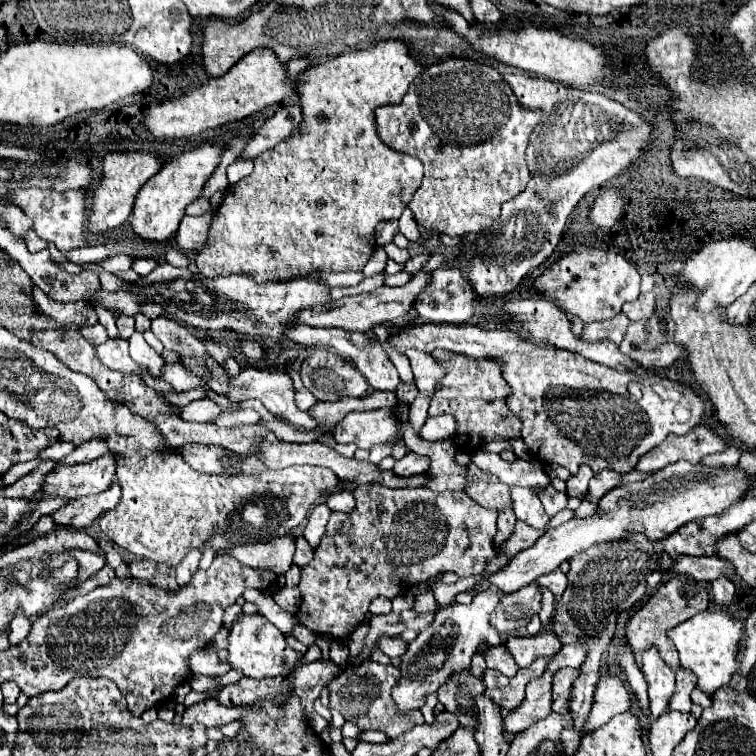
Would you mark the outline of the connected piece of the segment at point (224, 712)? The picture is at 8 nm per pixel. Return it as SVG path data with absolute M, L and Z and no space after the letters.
M205 700L199 704L193 704L185 708L183 712L183 724L191 726L195 722L205 724L205 726L221 726L227 722L233 722L239 718L239 710L235 708L225 708L217 700Z

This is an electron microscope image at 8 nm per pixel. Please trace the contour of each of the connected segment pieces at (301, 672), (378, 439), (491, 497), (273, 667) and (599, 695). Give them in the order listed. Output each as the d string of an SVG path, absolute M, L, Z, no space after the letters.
M311 662L311 664L303 664L303 668L297 668L293 672L293 690L297 692L297 696L301 696L301 704L305 708L305 718L311 718L313 712L313 702L319 696L323 684L329 684L337 674L341 672L341 668L337 668L333 662Z
M389 408L369 412L349 412L333 428L337 442L353 442L359 448L373 448L383 442L395 442L397 420L389 420Z
M473 462L467 466L465 474L465 492L475 498L481 506L495 508L495 510L505 510L511 508L511 496L509 496L509 486L501 484L499 480L487 476L481 472Z
M239 614L229 632L227 652L229 652L227 662L235 670L243 670L243 674L251 678L271 678L287 674L301 660L301 654L289 648L283 632L275 624L271 624L263 614Z
M615 674L603 676L595 684L593 704L591 704L591 712L585 720L583 734L601 728L603 724L609 722L609 718L613 718L619 712L627 712L629 708L631 708L631 694L629 694L627 684Z

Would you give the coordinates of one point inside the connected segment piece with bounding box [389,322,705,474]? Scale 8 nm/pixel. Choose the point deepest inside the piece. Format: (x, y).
(574, 411)

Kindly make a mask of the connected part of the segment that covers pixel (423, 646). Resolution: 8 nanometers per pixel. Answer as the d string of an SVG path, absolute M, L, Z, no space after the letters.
M489 586L487 590L473 596L469 606L461 606L457 602L449 604L449 608L441 608L435 614L435 620L419 632L419 636L409 644L407 652L401 658L401 684L393 688L393 700L401 712L409 712L415 708L421 708L425 704L425 696L435 692L447 676L453 672L459 672L471 664L473 654L481 644L487 644L489 648L499 646L503 640L499 632L491 626L489 616L499 604L499 598L503 594Z

